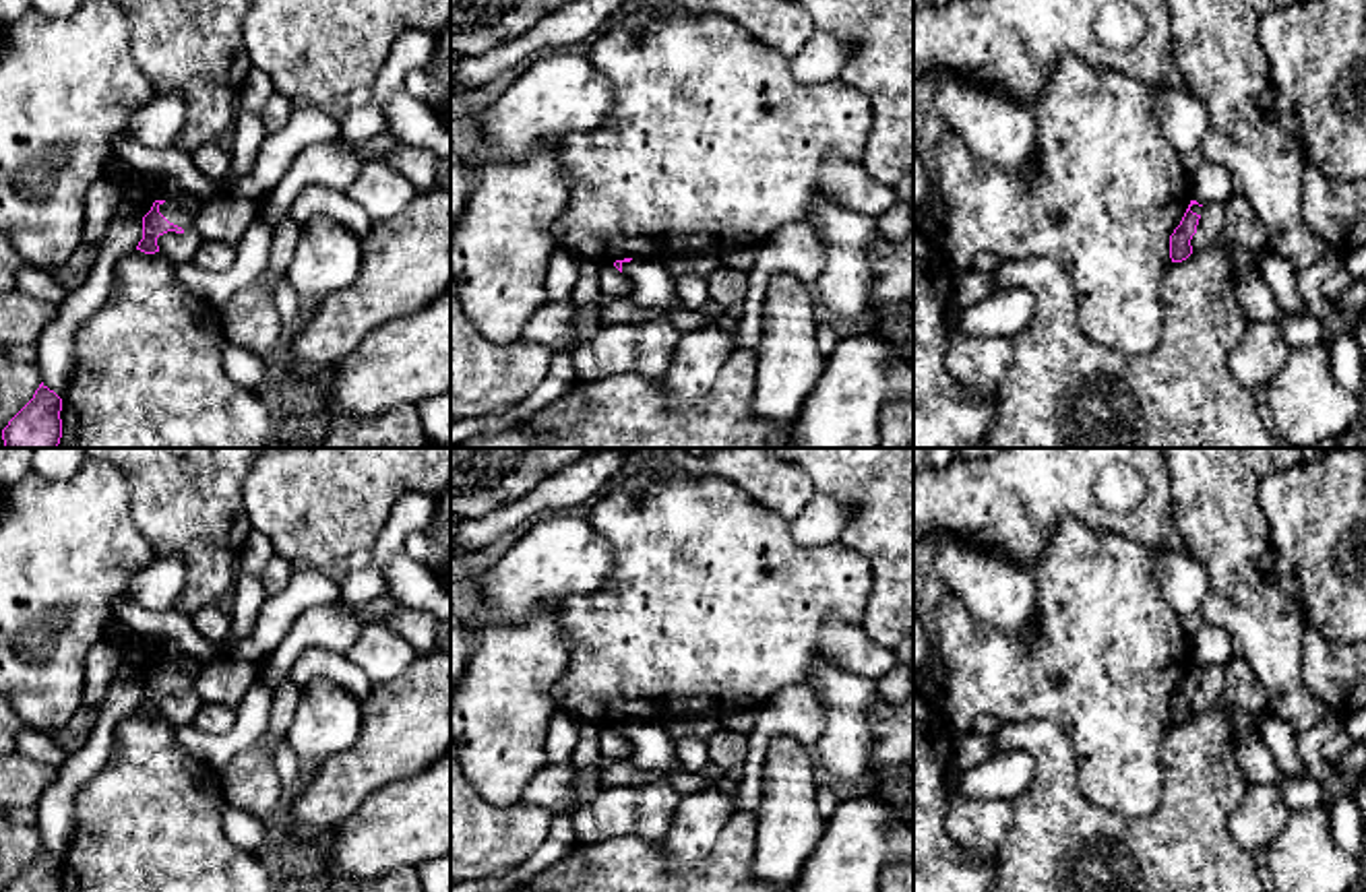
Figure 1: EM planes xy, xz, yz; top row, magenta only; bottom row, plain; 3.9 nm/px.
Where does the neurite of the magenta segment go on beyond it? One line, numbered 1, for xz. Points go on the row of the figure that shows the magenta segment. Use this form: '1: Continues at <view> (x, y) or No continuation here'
1: Continues at xz (652, 283)

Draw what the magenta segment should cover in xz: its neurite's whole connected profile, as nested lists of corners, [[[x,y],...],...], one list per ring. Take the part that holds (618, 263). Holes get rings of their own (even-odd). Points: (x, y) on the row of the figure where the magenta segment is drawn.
[[[624,258],[614,266],[632,283],[630,299],[643,308],[678,306],[676,279],[661,260]]]

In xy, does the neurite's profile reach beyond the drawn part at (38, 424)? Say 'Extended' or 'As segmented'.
As segmented

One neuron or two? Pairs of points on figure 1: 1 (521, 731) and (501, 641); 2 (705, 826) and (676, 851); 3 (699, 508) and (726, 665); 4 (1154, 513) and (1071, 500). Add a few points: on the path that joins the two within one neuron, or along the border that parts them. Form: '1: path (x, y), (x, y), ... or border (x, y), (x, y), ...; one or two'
1: path (507, 709), (507, 663); one
2: path (699, 829), (682, 845); one
3: path (699, 548), (699, 570), (720, 626); one
4: path (1133, 521), (1104, 521), (1092, 515); one

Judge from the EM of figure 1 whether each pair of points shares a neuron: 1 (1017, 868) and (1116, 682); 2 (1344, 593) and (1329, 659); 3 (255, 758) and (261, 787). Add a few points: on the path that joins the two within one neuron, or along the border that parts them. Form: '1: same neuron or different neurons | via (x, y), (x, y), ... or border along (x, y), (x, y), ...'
1: different neurons | border along (1048, 719), (1067, 738), (1077, 787), (1094, 806)
2: different neurons | border along (1305, 624), (1344, 645)
3: same neuron | via (255, 765), (255, 781)

